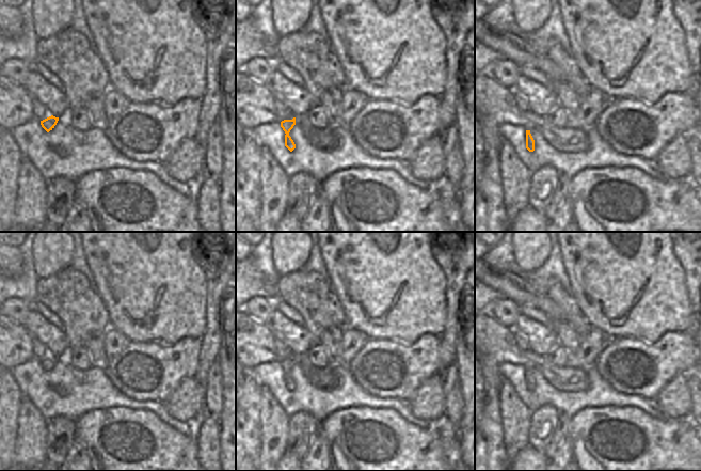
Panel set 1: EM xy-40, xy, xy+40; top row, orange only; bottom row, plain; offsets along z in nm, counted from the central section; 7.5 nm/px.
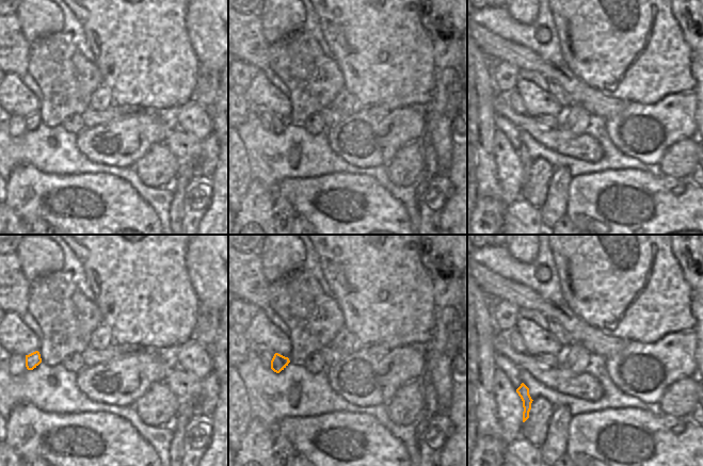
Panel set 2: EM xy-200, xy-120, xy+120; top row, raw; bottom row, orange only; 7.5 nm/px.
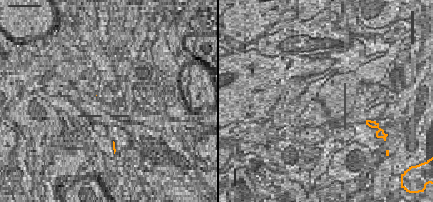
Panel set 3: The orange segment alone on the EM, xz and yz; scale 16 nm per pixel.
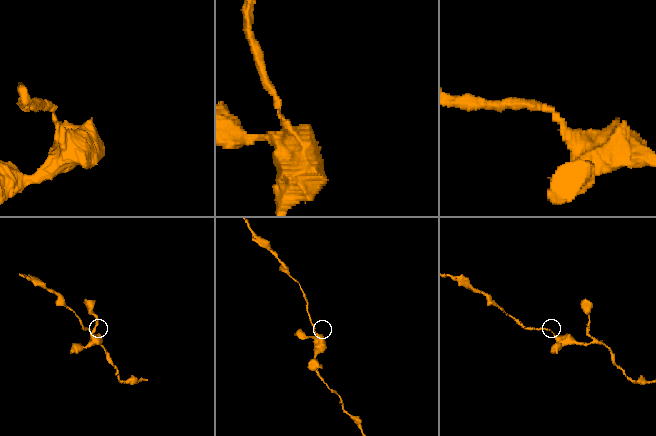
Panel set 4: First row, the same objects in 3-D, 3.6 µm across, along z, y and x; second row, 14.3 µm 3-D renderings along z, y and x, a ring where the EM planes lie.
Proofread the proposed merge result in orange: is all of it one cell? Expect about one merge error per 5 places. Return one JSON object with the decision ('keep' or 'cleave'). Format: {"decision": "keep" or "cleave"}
{"decision": "keep"}

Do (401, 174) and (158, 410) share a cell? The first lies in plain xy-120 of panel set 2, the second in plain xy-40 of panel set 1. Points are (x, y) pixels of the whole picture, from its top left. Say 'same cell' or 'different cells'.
different cells

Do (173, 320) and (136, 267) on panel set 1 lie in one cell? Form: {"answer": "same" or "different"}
{"answer": "same"}

